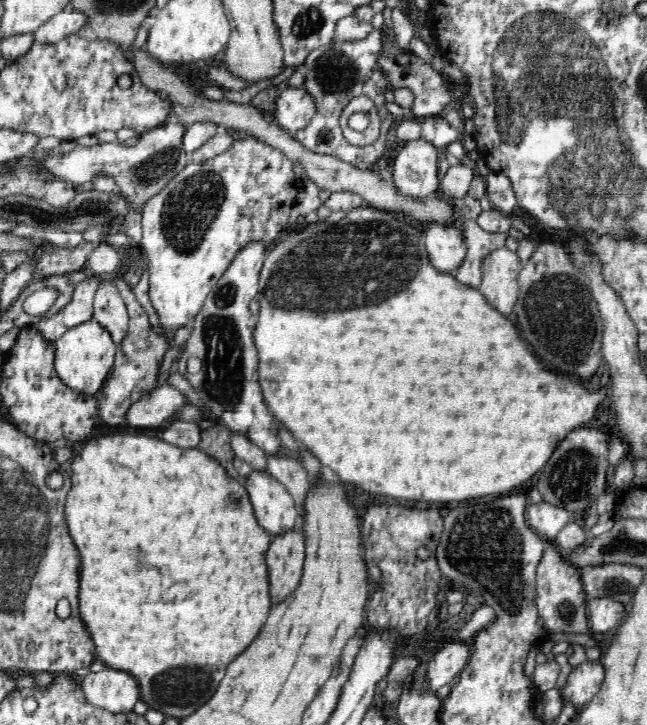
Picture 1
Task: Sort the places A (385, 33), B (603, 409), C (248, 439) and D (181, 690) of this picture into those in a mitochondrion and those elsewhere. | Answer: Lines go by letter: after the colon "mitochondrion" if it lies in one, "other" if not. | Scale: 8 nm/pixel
A: other
B: other
C: other
D: mitochondrion

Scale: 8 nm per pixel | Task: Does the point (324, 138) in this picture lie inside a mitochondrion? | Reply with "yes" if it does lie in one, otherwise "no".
no

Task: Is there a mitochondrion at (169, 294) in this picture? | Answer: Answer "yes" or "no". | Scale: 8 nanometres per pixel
no

